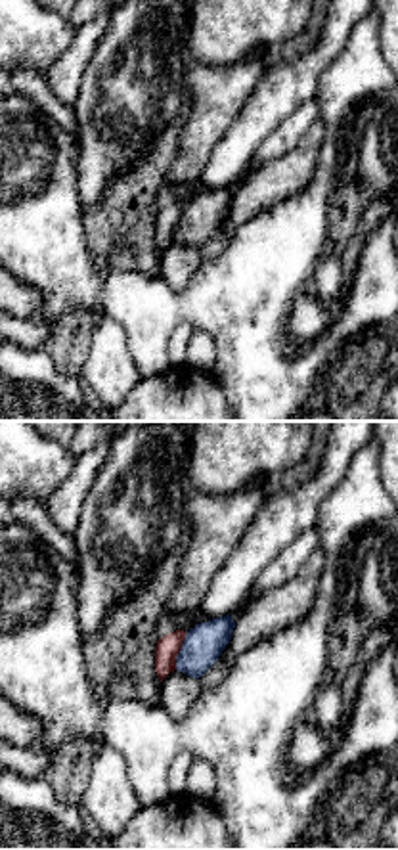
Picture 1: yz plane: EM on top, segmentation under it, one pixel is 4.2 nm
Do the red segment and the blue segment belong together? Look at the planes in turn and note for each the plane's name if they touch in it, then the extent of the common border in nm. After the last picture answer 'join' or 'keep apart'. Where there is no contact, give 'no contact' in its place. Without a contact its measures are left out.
meets red in yz; contact 170 nm long

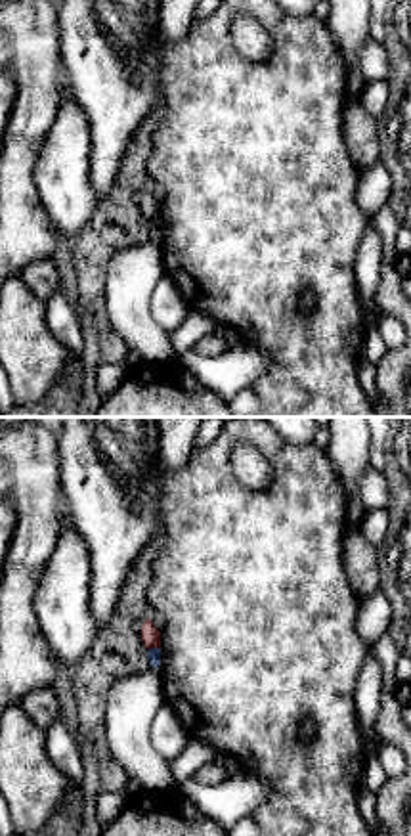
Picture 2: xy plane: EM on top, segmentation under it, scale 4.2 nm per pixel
meets red in xy; contact 60 nm long

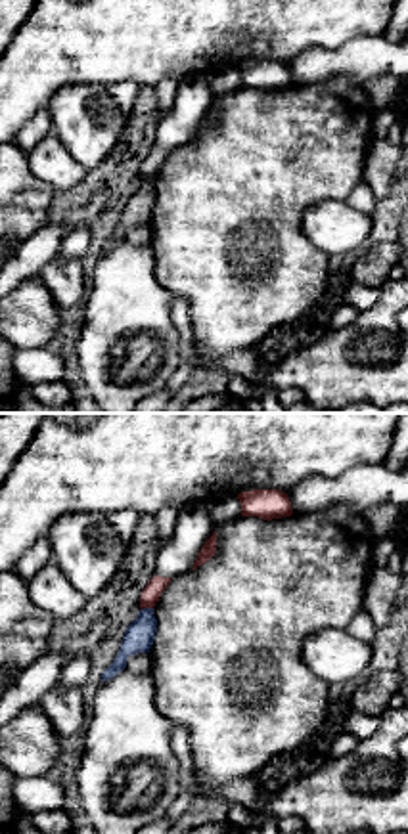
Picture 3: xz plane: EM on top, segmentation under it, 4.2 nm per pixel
meets red in xz; contact 60 nm long

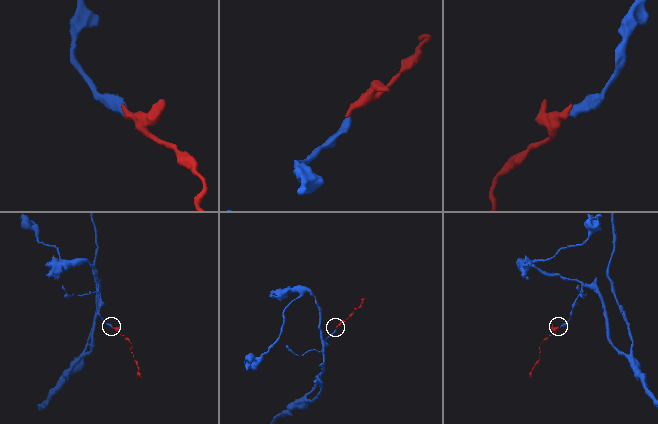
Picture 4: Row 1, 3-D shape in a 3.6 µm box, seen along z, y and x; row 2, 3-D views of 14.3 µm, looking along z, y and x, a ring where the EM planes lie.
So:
keep apart

